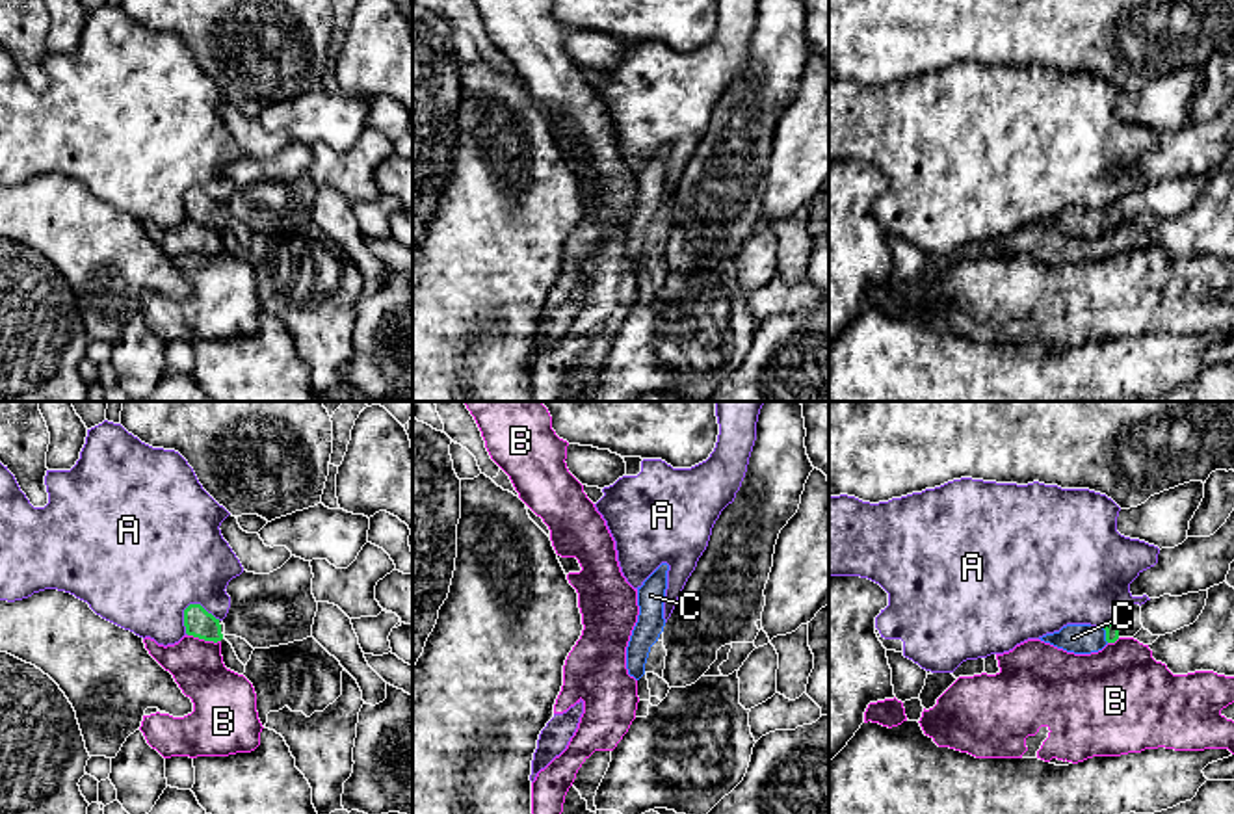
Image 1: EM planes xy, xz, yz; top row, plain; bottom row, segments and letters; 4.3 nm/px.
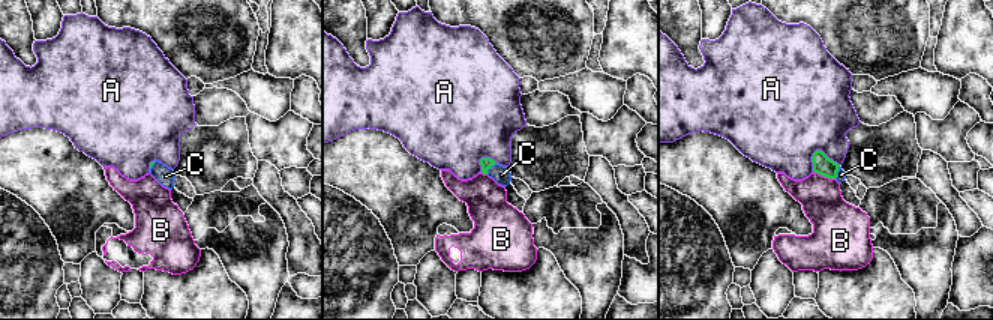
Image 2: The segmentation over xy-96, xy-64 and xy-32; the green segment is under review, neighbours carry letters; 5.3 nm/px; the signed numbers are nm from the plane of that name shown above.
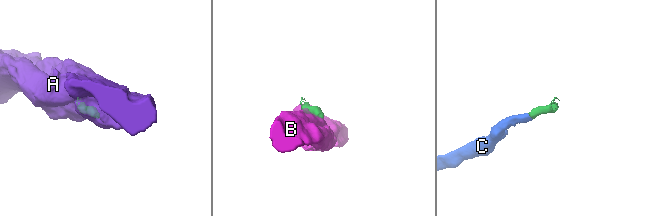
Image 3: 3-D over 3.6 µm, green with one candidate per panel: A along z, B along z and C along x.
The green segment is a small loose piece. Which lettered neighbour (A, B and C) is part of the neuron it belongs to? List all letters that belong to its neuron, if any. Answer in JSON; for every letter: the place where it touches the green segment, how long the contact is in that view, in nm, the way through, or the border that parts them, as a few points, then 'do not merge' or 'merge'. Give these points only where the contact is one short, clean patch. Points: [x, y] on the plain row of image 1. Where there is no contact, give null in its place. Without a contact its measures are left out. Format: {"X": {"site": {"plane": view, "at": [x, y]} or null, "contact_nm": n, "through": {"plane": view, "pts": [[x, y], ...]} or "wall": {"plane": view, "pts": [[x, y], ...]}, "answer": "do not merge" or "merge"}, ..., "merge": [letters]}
{"A": {"site": {"plane": "xy", "at": [199, 188]}, "contact_nm": 170, "answer": "do not merge"}, "B": {"site": {"plane": "xy", "at": [205, 223]}, "contact_nm": 150, "answer": "do not merge"}, "C": {"site": {"plane": "yz", "at": [1106, 218]}, "contact_nm": 80, "through": {"plane": "yz", "pts": [[1112, 212], [1106, 218], [1073, 222]]}, "answer": "merge"}, "merge": ["C"]}

